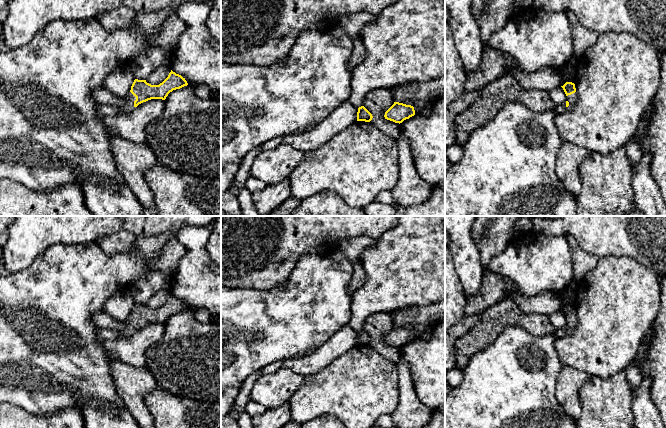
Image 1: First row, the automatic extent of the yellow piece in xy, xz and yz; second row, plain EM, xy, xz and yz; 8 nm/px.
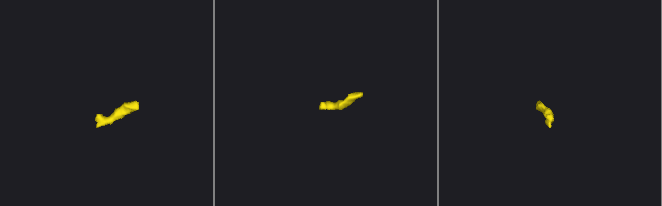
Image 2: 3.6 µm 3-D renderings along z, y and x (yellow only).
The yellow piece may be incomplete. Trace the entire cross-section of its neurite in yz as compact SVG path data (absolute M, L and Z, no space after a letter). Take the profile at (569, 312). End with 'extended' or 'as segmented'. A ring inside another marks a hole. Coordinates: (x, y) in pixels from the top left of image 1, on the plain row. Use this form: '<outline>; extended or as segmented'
M566 306L561 310L566 318L566 334L571 334L577 325L577 317L575 308L572 306Z; extended

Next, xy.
M171 294L168 301L159 309L151 309L146 304L135 303L130 316L125 320L125 327L120 330L122 338L130 337L139 328L151 323L165 324L170 316L187 310L188 307L181 299Z; extended

